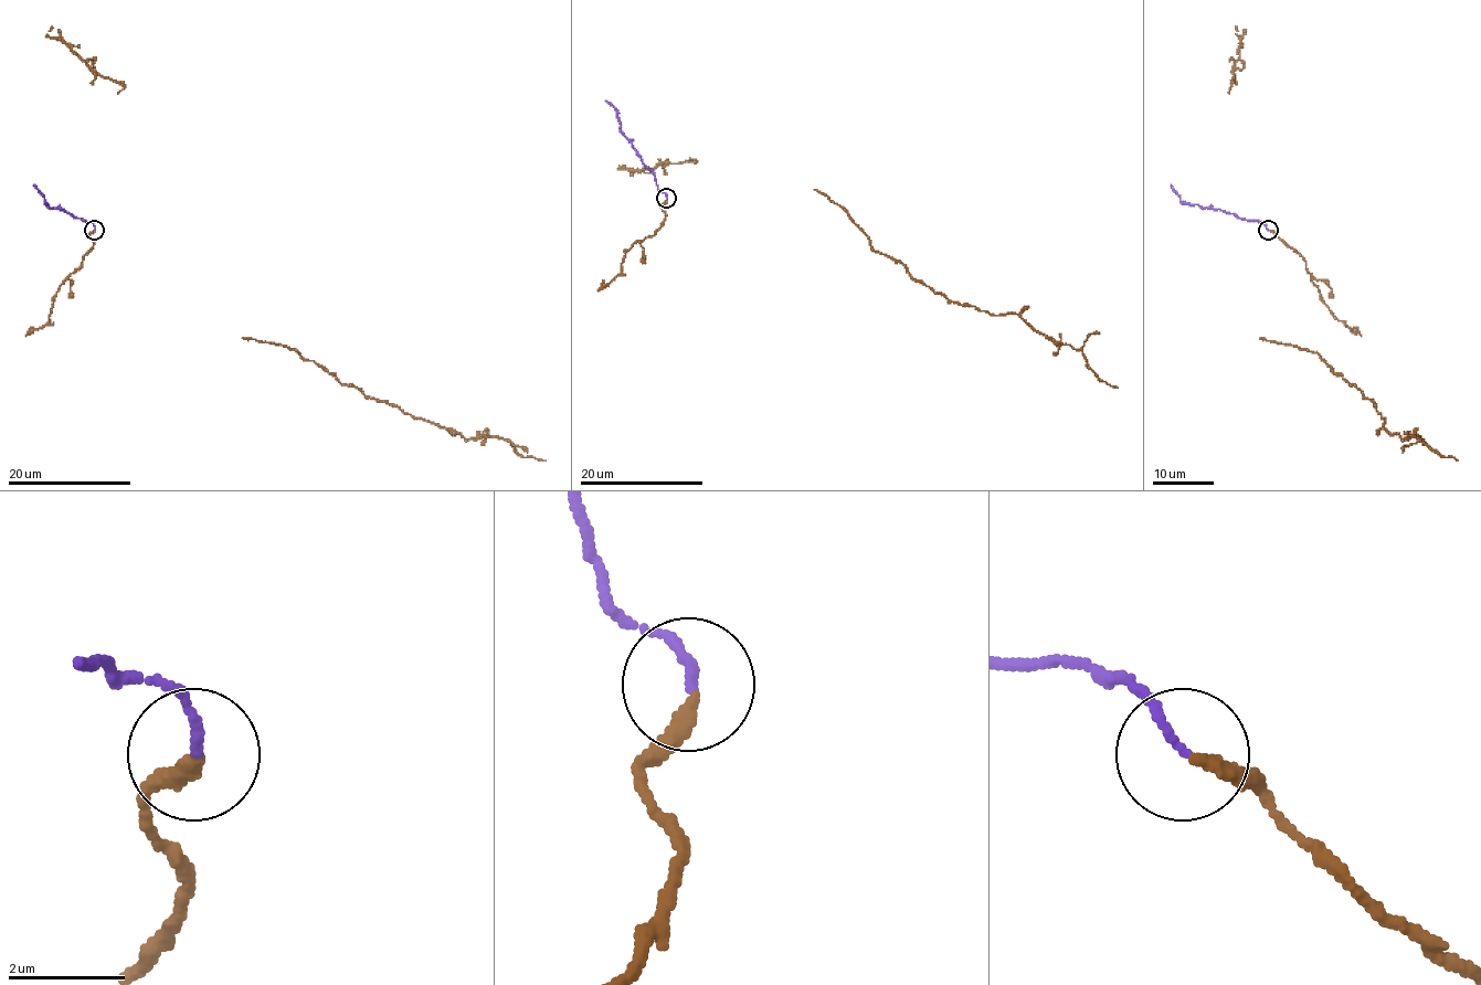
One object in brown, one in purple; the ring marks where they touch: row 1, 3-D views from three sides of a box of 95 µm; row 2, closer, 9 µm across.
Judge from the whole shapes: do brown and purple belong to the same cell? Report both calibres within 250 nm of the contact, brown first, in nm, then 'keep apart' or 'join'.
260/150 nm | join

